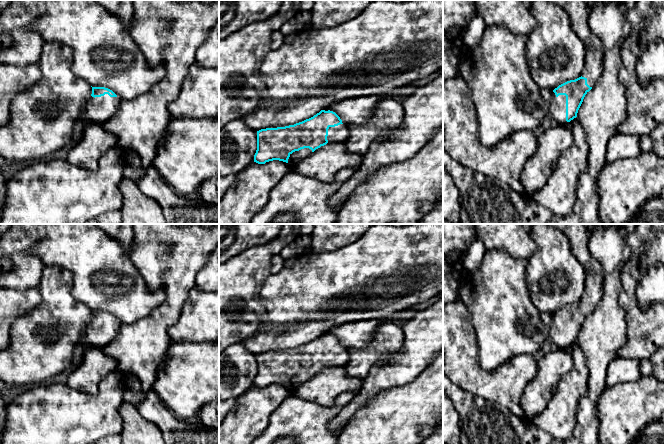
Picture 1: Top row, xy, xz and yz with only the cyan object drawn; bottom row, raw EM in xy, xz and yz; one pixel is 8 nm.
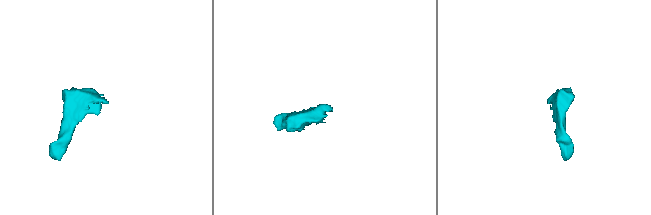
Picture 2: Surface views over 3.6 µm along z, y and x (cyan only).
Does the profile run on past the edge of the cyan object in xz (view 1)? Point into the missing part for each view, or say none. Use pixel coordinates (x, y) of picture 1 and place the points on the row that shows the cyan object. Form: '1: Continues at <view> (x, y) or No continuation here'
1: Continues at xz (336, 135)

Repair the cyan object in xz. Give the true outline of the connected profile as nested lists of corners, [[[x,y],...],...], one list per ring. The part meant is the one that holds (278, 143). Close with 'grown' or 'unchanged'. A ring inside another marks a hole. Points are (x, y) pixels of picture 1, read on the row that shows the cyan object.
[[[324,109],[294,125],[257,131],[254,162],[279,160],[295,171],[297,164],[326,144],[342,144],[349,136],[347,125],[333,111]]]; grown

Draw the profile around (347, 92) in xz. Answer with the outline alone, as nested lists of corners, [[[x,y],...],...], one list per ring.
[[[372,0],[369,5],[355,18],[334,27],[308,28],[298,31],[294,40],[283,44],[280,49],[271,50],[261,65],[261,75],[265,85],[261,93],[261,102],[258,108],[241,119],[256,132],[266,128],[277,128],[294,125],[309,119],[326,109],[330,104],[342,101],[345,98],[360,97],[363,95],[385,95],[390,90],[402,88],[414,81],[423,79],[443,68],[443,0],[407,0],[396,3],[388,0]]]

